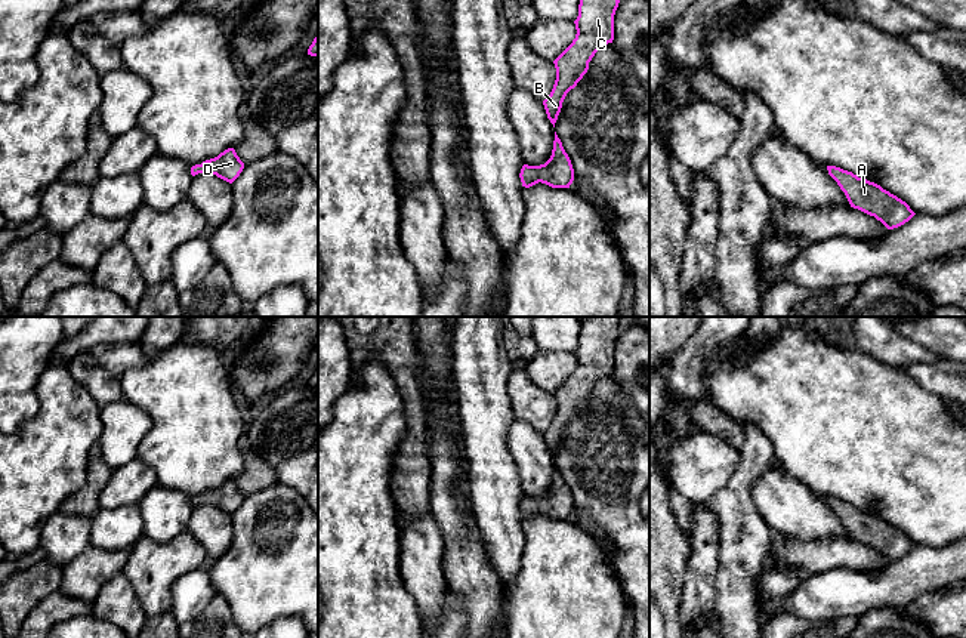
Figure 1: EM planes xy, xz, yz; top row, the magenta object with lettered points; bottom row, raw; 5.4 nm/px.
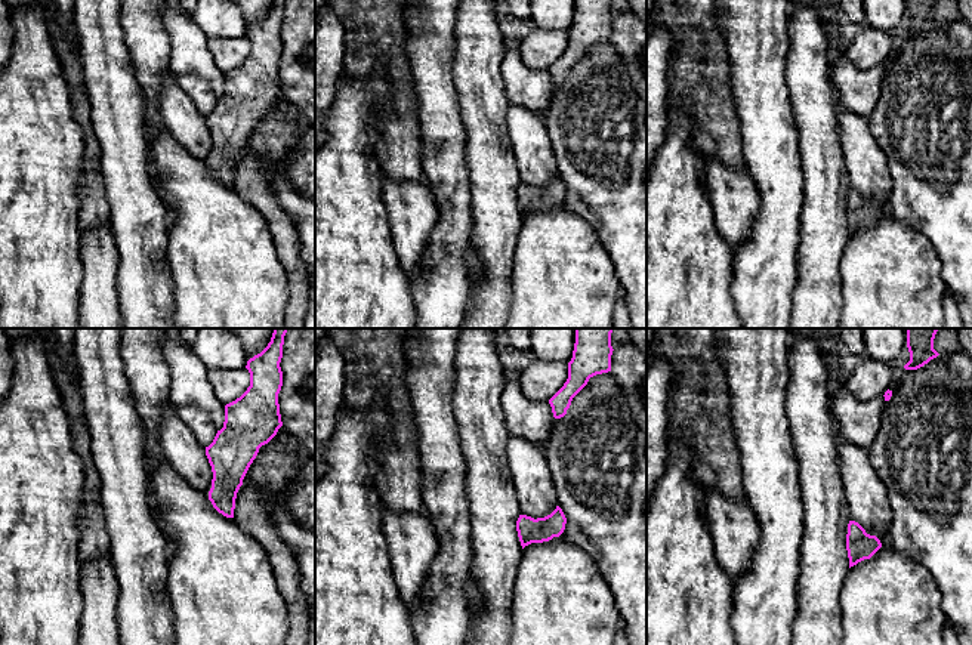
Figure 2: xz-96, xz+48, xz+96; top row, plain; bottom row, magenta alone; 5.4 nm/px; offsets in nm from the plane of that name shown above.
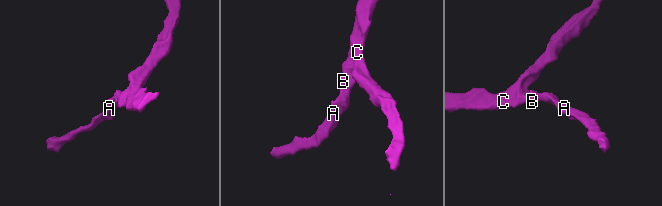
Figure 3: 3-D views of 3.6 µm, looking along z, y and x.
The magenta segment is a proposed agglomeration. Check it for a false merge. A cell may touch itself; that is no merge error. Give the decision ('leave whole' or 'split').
leave whole

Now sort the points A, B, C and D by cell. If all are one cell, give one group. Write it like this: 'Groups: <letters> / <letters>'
Groups: A B C D

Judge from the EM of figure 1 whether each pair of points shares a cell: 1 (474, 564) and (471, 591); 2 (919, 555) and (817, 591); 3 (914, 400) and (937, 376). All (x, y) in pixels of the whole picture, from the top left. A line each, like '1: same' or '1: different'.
1: same
2: same
3: different

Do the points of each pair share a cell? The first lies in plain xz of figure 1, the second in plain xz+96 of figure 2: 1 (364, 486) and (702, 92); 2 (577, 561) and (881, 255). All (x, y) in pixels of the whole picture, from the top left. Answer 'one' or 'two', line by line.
1: two
2: one

